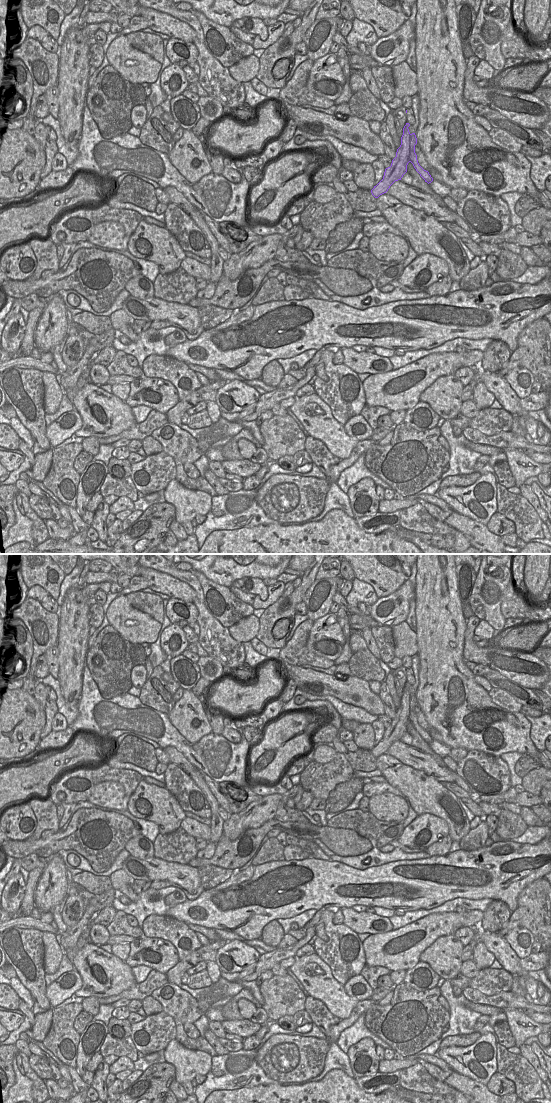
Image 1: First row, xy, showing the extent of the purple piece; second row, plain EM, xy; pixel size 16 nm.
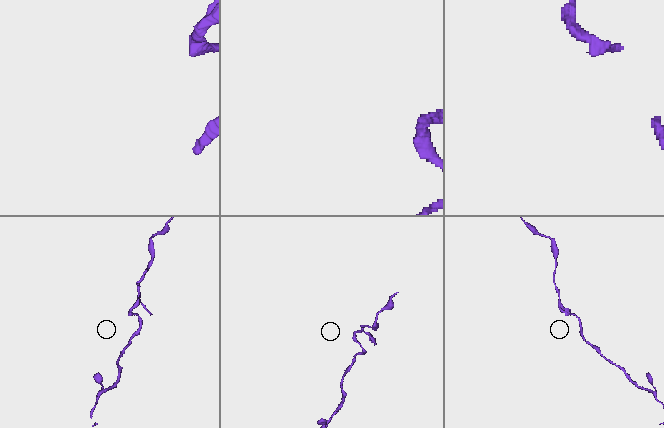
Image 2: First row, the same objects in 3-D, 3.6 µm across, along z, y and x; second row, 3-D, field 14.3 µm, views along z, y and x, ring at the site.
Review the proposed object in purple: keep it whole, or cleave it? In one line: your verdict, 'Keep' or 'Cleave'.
Keep

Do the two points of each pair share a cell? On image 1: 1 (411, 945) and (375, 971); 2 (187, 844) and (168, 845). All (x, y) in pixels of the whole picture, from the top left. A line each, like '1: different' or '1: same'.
1: different
2: same

